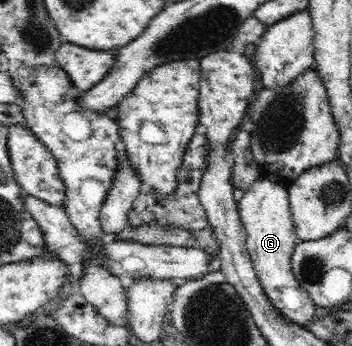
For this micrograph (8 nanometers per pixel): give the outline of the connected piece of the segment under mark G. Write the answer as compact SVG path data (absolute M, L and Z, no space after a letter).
M262 175L252 183L250 189L237 203L237 207L246 230L245 242L254 271L270 304L280 310L282 316L286 316L298 326L307 328L313 320L316 303L293 274L291 257L299 237L292 219L288 190L289 188L283 183Z

